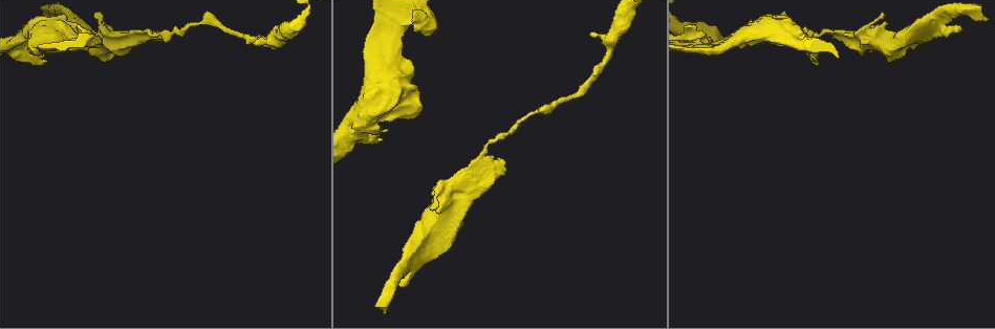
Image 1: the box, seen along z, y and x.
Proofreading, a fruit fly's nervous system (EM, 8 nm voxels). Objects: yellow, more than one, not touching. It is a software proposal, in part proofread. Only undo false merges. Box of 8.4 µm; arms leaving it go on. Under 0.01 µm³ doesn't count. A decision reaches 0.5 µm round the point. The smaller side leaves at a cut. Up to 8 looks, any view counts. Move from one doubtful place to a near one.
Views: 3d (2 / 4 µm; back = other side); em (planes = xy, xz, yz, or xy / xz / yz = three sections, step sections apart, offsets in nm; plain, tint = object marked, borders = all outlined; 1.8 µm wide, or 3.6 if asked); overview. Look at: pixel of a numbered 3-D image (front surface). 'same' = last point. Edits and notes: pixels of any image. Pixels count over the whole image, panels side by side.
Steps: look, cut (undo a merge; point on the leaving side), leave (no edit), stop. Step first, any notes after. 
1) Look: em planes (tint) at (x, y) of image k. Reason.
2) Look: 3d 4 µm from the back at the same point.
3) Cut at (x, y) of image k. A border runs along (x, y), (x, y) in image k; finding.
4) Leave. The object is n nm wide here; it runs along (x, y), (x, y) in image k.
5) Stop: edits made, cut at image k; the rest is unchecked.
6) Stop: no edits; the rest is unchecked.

Look: 3d 4 µm at (797, 34) of image 1. Looks like a crossing.

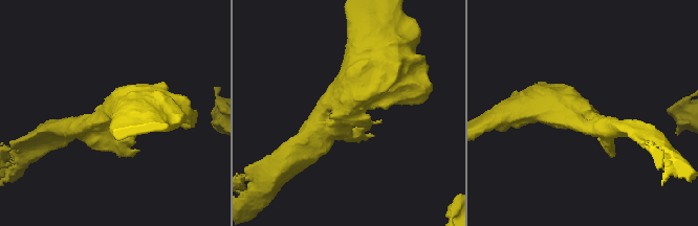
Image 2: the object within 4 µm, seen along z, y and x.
Look: em planes (tint) at (583, 109) of image 2. Shape alone is not enough.

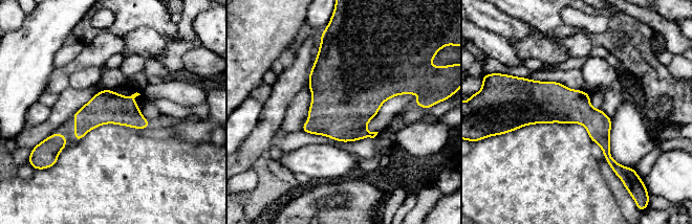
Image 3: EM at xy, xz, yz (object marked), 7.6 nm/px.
Leave. It runs along (516, 109), (576, 109), (614, 165) in image 3; all the same cell.

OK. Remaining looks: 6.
Look: 3d 2 µm at (425, 17) of image 1. Sharp bend.

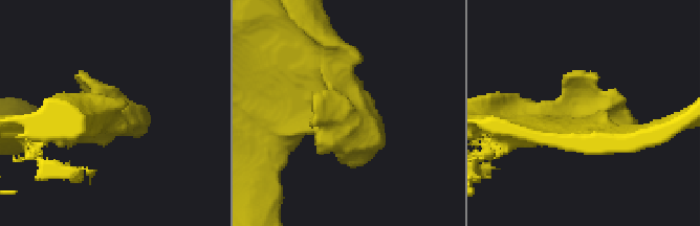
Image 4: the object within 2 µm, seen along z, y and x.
Look: em xz step 16 (tint) at (343, 114) of image 4. Shape alone is not enough.

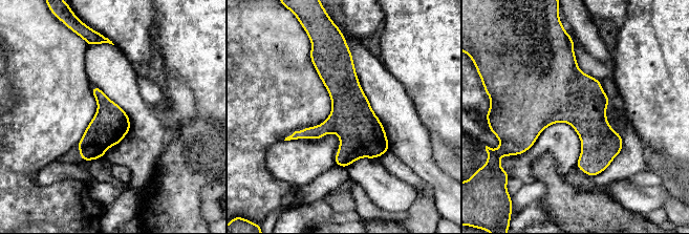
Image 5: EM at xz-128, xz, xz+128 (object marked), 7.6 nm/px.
Look: em planes (borders) at the same point. Cut it another way.

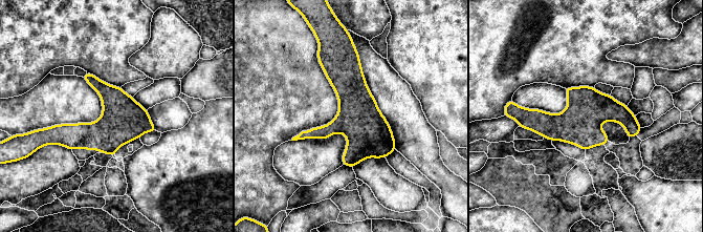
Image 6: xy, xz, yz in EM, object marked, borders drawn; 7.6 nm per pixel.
Leave. It runs along (523, 111), (536, 121), (621, 114), (638, 128) in image 6; continuous, no second cell.

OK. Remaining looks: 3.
Look: 3d 4 µm at (274, 36) of image 1. Calibre changes.

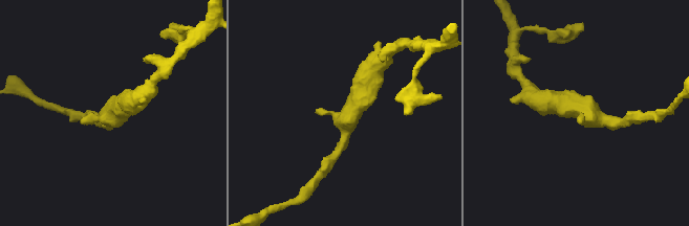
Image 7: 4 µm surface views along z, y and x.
Look: em planes (tint) at (588, 111) of image 7.

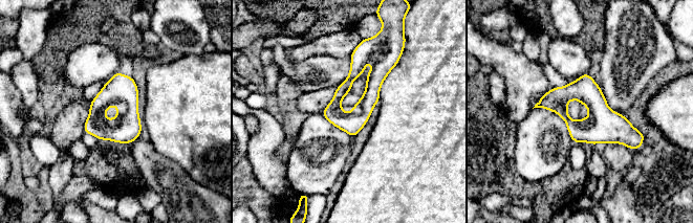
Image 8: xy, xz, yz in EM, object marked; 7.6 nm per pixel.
Leave. It runs along (539, 105), (635, 145) in image 8; continuous, no second cell.

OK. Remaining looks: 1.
Stop: no edits; the rest is unchecked.

